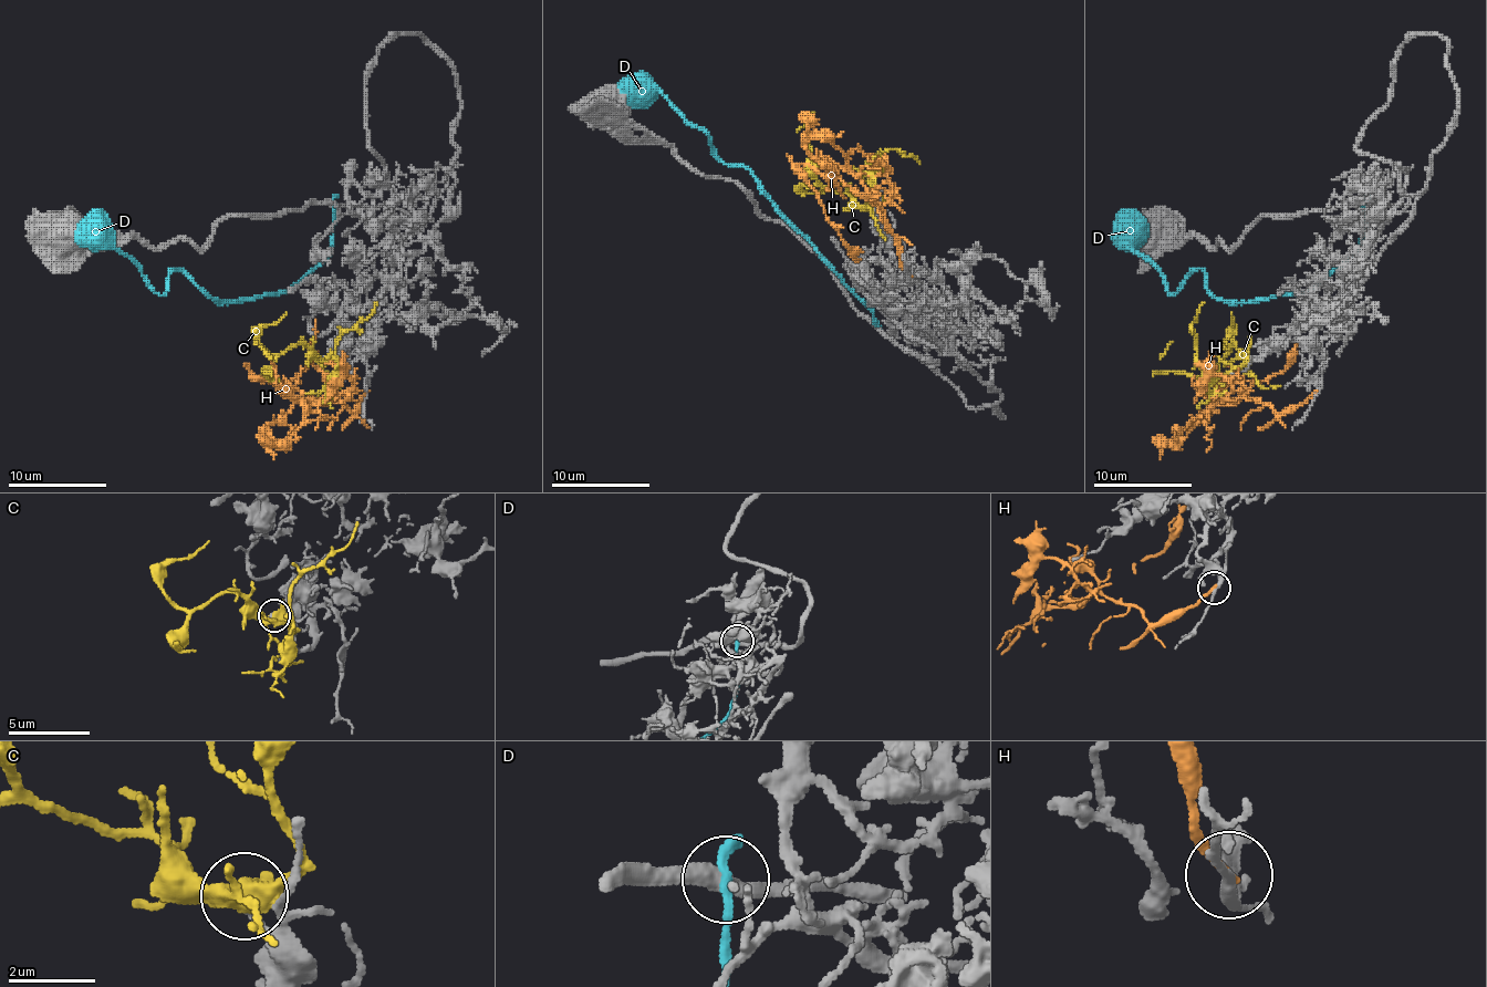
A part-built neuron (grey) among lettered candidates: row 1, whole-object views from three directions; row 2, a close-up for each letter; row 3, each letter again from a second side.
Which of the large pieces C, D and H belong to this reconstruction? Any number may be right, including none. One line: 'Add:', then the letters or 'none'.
Add: none

